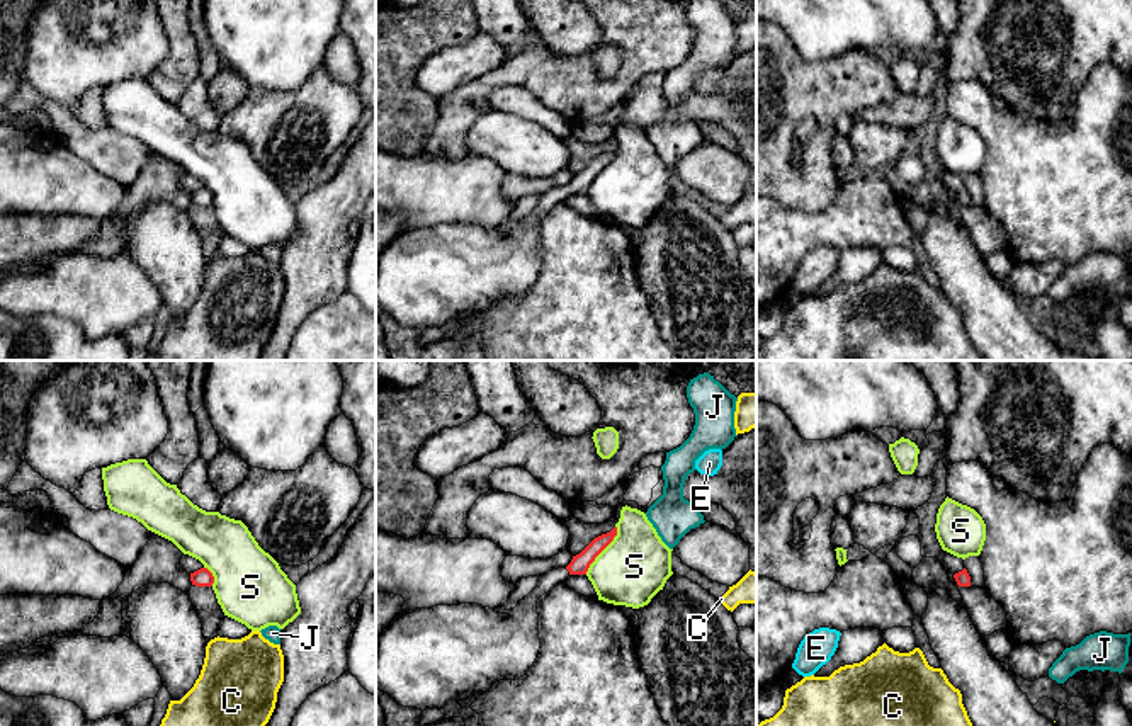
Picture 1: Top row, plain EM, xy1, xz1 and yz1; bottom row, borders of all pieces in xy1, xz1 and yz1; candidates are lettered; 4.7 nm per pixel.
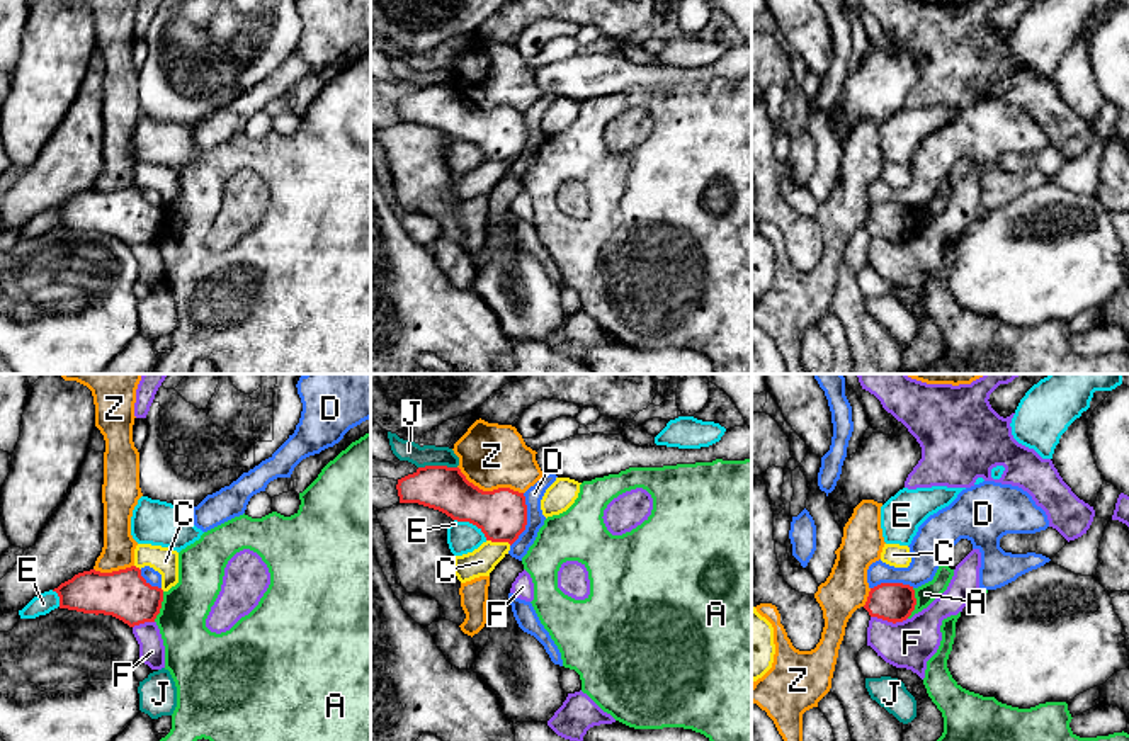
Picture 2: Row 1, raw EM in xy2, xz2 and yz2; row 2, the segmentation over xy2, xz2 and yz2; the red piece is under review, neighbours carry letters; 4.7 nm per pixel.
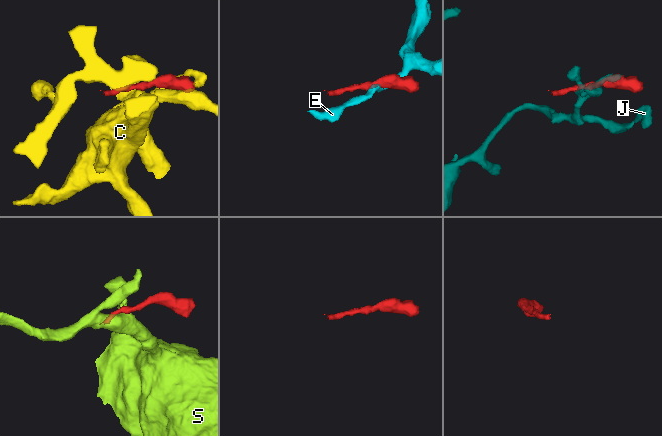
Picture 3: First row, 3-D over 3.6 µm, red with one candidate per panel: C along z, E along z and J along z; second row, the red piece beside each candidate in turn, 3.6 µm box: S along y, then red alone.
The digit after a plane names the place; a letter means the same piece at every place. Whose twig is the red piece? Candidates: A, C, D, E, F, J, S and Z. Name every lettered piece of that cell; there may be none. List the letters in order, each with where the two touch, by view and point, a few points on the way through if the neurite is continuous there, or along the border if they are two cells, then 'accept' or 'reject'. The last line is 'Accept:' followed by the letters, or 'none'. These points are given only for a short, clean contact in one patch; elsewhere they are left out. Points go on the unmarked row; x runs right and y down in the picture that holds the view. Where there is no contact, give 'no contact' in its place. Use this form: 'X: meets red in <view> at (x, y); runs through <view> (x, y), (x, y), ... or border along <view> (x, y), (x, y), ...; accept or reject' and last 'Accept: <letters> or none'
A: meets red in xy2 at (160, 226); border along xy2 (164, 211), (160, 231), (153, 240); reject
C: meets red in xz2 at (499, 160); border along xz2 (487, 158), (510, 164); reject
D: meets red in xz2 at (526, 140); border along xz2 (524, 113), (526, 148), (510, 165); reject
E: meets red in xz2 at (471, 141); reject
F: meets red in yz2 at (890, 240); border along yz2 (871, 235), (893, 242), (907, 238); reject
J: meets red in xz2 at (437, 85); reject
S: meets red in xz1 at (604, 167); border along xz1 (616, 145), (616, 155), (585, 192); reject
Z: meets red in xz2 at (488, 111); reject
Accept: none

